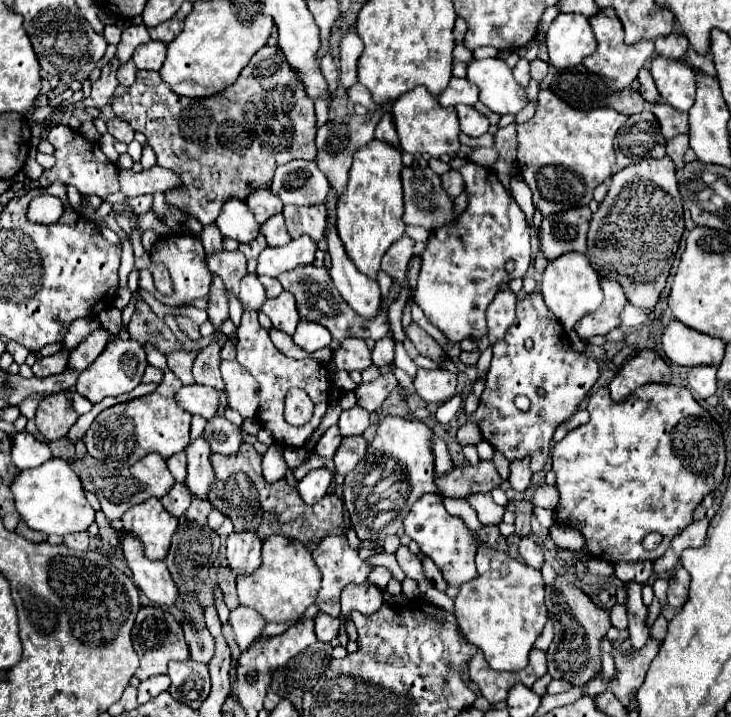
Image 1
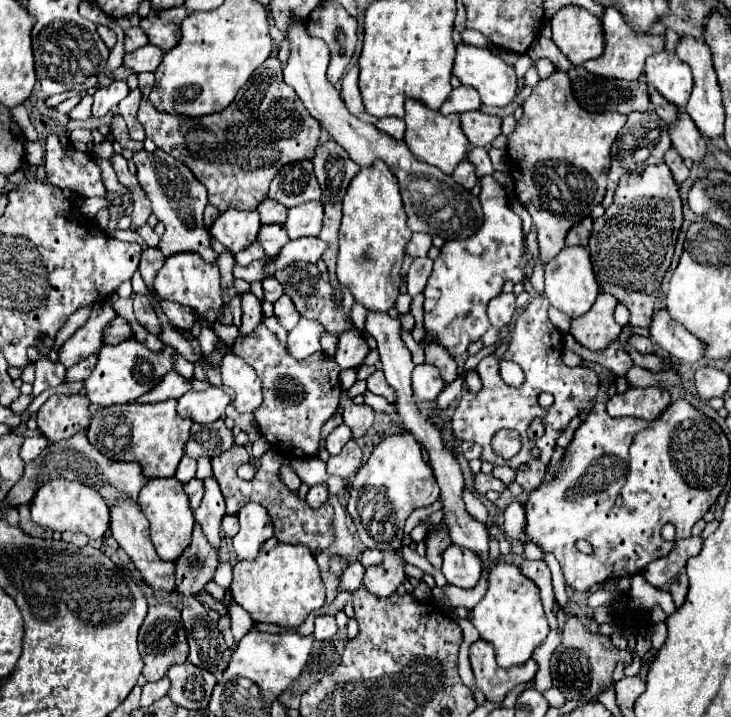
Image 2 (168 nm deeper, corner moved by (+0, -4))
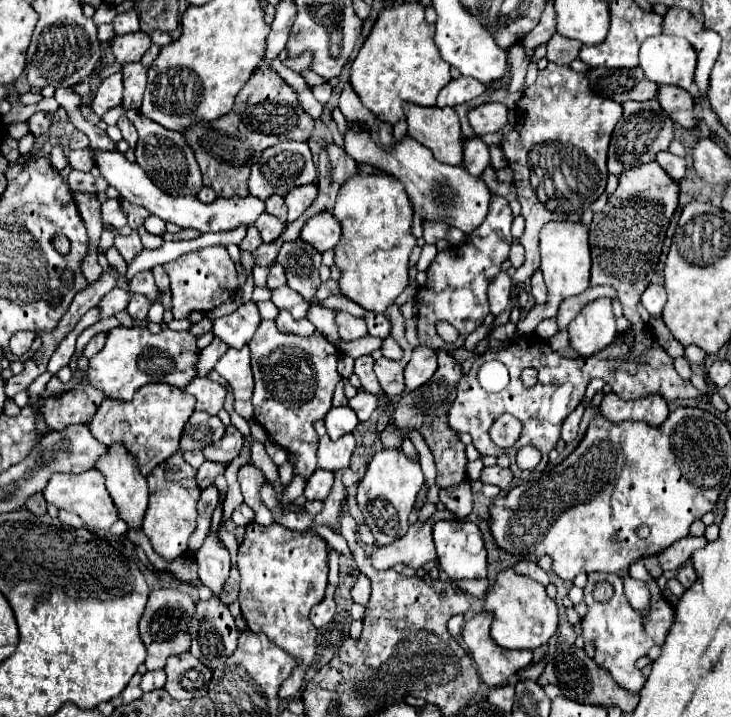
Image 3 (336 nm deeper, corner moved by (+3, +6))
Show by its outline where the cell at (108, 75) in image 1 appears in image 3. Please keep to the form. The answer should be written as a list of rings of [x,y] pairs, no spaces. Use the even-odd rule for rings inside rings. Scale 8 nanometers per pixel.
[[[116,73],[116,75],[112,75],[100,83],[92,111],[98,117],[102,117],[108,109],[118,107],[120,103],[122,103],[122,73]]]

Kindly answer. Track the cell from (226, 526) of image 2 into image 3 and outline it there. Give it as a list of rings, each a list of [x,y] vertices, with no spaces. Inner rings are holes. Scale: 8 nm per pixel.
[[[244,503],[238,505],[232,513],[232,521],[236,523],[236,527],[246,527],[248,523],[252,523],[252,519],[254,519],[254,511]]]

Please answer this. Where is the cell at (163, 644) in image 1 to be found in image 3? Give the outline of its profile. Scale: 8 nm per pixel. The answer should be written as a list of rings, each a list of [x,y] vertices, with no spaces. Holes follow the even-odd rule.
[[[156,589],[150,593],[146,611],[140,619],[140,637],[148,649],[146,667],[148,671],[162,669],[166,665],[166,659],[172,655],[186,653],[190,649],[190,617],[194,615],[194,601],[190,595],[178,591],[178,589]]]

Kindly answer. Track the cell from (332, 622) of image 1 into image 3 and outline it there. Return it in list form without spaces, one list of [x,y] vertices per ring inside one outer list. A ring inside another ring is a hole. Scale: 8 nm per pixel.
[[[324,597],[324,599],[312,609],[310,619],[312,619],[312,623],[320,629],[320,627],[324,627],[324,625],[334,617],[334,613],[336,613],[336,603],[334,603],[334,599],[332,599],[332,597]]]

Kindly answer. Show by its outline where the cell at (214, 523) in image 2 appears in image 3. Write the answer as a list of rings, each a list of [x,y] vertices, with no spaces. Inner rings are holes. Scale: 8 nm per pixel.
[[[210,531],[204,545],[196,551],[198,577],[212,591],[214,597],[220,597],[224,583],[230,573],[230,553],[216,539],[216,533]]]

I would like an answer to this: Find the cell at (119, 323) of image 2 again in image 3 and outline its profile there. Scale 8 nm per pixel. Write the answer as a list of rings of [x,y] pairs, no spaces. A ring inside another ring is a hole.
[[[132,295],[130,303],[128,303],[128,311],[130,311],[130,317],[134,319],[146,319],[148,317],[148,309],[150,309],[152,301],[148,297],[142,297],[142,295]]]

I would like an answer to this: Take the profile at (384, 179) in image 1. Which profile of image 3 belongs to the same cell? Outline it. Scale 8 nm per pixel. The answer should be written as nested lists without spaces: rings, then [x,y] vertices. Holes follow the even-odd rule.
[[[356,175],[342,185],[334,215],[342,225],[342,239],[334,247],[334,265],[340,269],[340,293],[366,311],[384,313],[408,285],[408,261],[416,247],[412,235],[412,205],[402,183],[390,175]]]

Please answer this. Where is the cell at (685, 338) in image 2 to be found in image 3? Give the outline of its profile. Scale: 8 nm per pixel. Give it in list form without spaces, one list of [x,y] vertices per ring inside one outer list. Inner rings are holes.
[[[650,283],[646,287],[646,291],[642,293],[642,305],[650,311],[650,315],[660,317],[662,307],[664,307],[664,299],[666,299],[666,289],[660,283]]]

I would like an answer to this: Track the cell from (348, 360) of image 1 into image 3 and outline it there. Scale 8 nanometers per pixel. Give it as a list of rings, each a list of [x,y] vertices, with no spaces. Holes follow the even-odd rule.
[[[336,311],[336,325],[338,325],[338,335],[342,341],[354,341],[368,335],[366,321],[344,311]]]

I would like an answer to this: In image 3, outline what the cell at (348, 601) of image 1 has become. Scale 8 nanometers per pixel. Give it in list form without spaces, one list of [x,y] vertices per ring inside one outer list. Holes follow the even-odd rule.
[[[416,521],[410,525],[408,533],[384,547],[372,551],[372,565],[380,571],[390,569],[398,563],[420,569],[424,563],[436,559],[436,549],[432,541],[432,521]]]

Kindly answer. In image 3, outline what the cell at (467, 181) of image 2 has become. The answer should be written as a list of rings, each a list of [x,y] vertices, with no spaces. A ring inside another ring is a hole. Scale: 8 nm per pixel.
[[[472,137],[466,141],[464,145],[464,165],[466,171],[480,177],[482,171],[488,167],[490,163],[490,151],[488,145],[480,139],[480,137]]]

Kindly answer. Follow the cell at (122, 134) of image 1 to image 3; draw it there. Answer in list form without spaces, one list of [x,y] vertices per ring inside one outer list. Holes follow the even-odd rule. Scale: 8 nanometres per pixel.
[[[120,117],[118,119],[118,127],[120,127],[120,131],[122,131],[122,135],[124,135],[124,139],[128,141],[128,145],[134,149],[136,147],[136,141],[138,141],[138,133],[136,133],[136,129],[134,129],[134,125],[132,125],[132,121],[128,119],[128,117]]]

